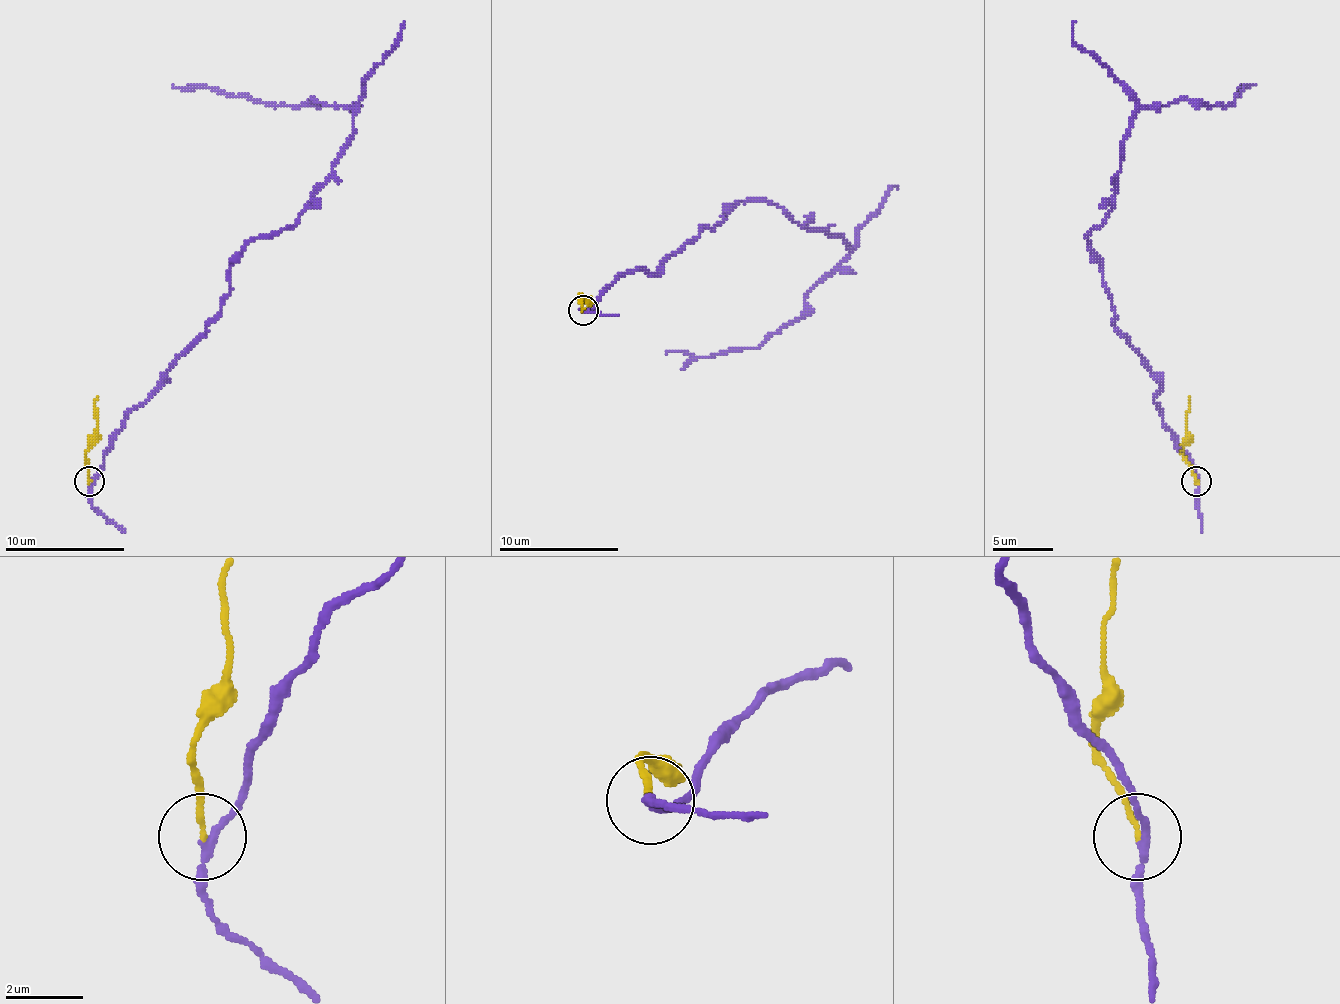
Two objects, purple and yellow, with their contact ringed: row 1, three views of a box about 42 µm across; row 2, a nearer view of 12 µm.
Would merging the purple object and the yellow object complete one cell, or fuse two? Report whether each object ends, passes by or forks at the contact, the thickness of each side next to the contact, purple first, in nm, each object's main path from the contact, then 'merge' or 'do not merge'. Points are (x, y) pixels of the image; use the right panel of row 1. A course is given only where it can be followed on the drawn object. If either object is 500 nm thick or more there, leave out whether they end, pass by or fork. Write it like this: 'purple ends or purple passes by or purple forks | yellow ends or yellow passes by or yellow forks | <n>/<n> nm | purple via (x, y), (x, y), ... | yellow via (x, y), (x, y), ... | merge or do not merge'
purple passes by | yellow ends | 190/130 nm | purple via (1195, 484), (1153, 400), (1159, 379), (1114, 325), (1087, 234), (1141, 108), (1234, 102), (1240, 84) | yellow via (1195, 481), (1183, 454), (1189, 397) | do not merge

